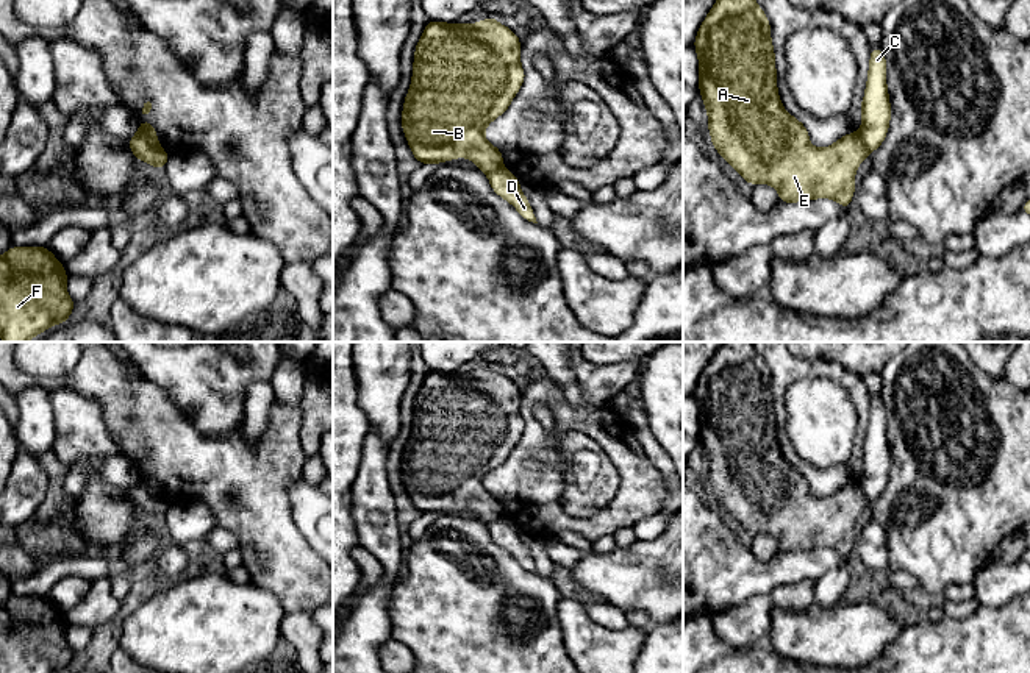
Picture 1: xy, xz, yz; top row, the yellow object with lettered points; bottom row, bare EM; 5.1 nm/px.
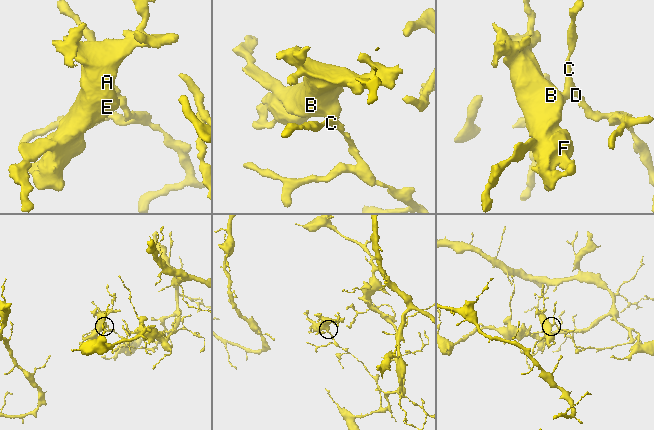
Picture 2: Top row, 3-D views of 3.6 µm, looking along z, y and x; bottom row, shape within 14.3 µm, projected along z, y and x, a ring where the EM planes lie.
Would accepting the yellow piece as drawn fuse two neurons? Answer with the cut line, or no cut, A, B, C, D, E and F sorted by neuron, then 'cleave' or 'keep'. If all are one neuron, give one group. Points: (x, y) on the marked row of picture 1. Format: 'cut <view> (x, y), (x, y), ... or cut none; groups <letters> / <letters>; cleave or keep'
cut xy (136, 133), (158, 147); groups A B E F / C D; cleave

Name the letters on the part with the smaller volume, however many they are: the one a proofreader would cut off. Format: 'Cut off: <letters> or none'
Cut off: A, B, E, F

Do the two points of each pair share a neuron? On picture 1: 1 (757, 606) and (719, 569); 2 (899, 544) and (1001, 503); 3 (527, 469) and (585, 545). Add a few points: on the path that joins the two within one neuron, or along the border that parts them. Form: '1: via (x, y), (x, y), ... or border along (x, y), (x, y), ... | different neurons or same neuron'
1: border along (785, 584), (716, 612) | different neurons
2: via (924, 536), (957, 503), (976, 503) | same neuron
3: border along (546, 537), (555, 533), (575, 531), (594, 542) | different neurons

